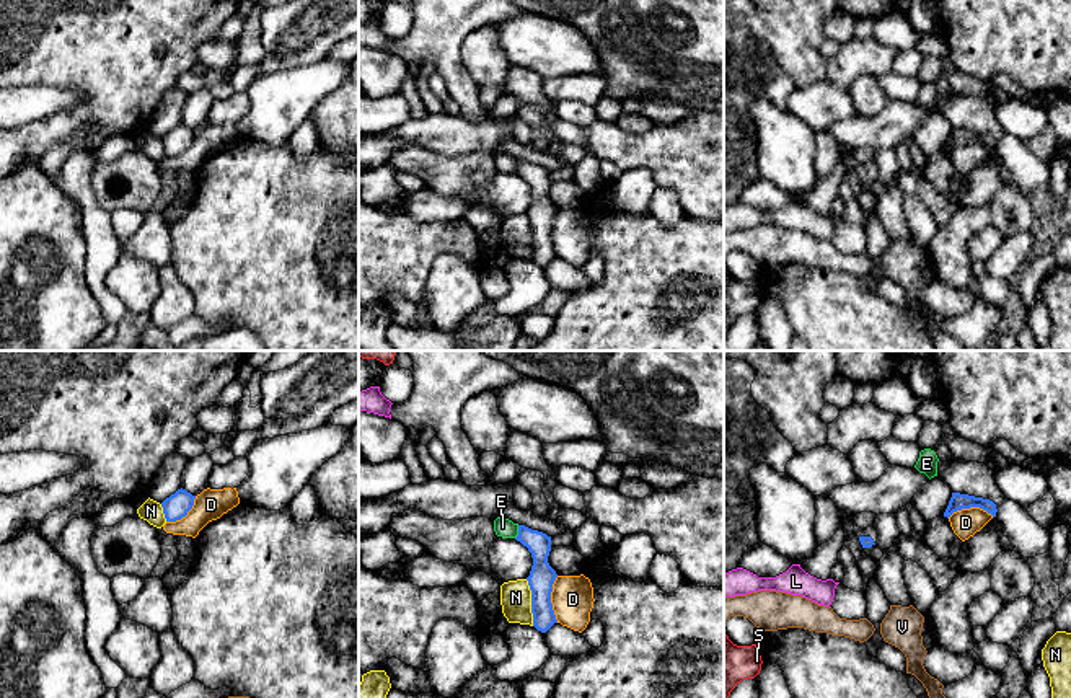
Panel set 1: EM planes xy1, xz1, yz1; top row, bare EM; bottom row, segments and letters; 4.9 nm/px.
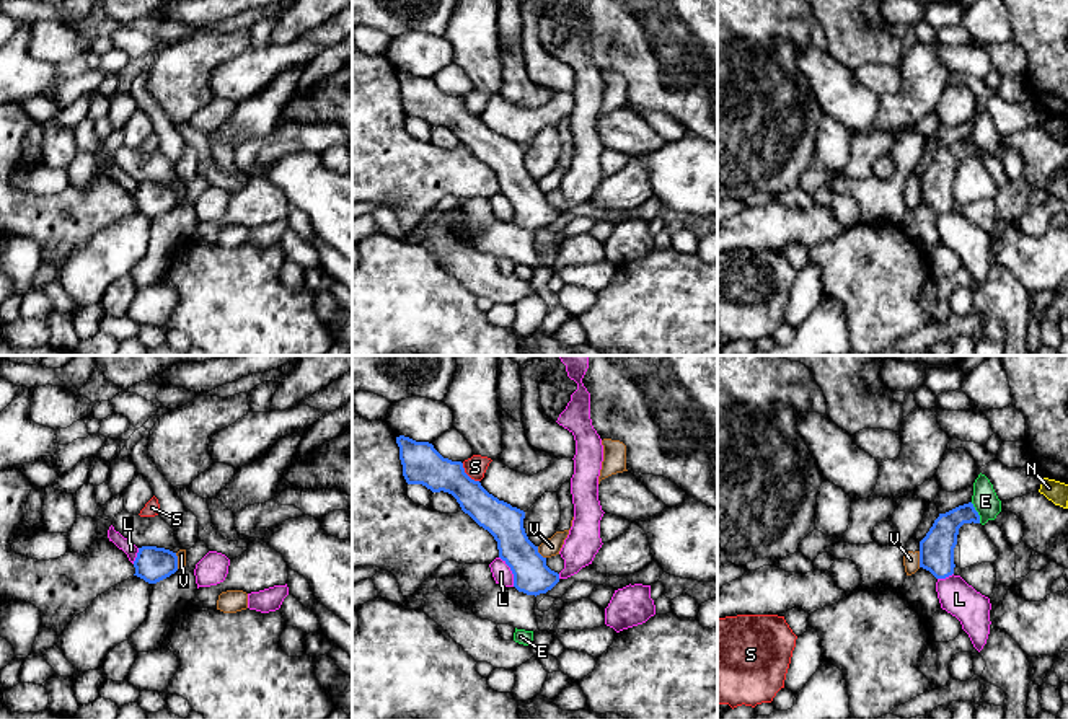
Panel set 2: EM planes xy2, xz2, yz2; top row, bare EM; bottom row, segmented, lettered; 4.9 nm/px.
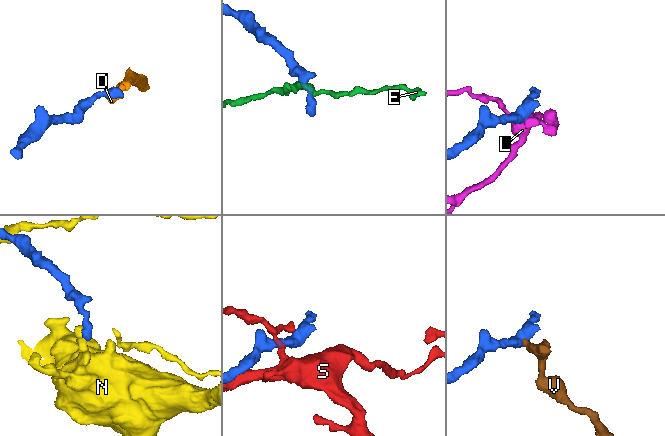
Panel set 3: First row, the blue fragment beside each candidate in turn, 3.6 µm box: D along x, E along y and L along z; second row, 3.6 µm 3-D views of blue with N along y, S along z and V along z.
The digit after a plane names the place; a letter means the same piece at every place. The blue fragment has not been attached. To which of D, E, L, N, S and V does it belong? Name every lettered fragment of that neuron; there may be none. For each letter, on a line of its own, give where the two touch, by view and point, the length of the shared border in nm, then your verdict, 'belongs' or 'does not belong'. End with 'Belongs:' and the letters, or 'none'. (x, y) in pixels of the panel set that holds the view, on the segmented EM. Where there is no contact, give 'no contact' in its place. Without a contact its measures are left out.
D: contact xz1 (550, 599); length 240 nm; does not belong
E: contact yz2 (977, 512); length 120 nm; does not belong
L: contact xz2 (511, 569); length 170 nm; does not belong
N: contact xz1 (532, 602); length 240 nm; does not belong
S: contact xz2 (467, 475); length 130 nm; does not belong
V: contact yz2 (920, 560); length 80 nm; does not belong
Belongs: none

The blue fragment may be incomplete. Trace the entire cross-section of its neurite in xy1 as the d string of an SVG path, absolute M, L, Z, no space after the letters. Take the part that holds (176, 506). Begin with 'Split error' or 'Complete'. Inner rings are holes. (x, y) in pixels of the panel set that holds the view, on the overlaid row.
Complete. M183 488L178 489L174 494L171 494L170 497L166 497L161 502L166 522L176 522L176 520L181 520L183 517L186 517L187 512L194 506L194 499L196 499L196 496L192 496L191 493L187 493Z

